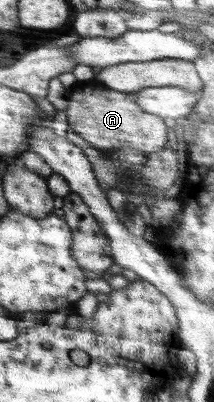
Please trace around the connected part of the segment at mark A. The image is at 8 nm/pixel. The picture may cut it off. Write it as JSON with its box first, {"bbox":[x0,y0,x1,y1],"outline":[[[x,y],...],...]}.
{"bbox":[67,77,168,152],"outline":[[[96,77],[90,81],[76,81],[67,91],[67,121],[72,130],[96,149],[129,147],[140,152],[162,151],[168,144],[168,129],[164,119],[144,112],[133,93],[120,92],[105,86]]]}

